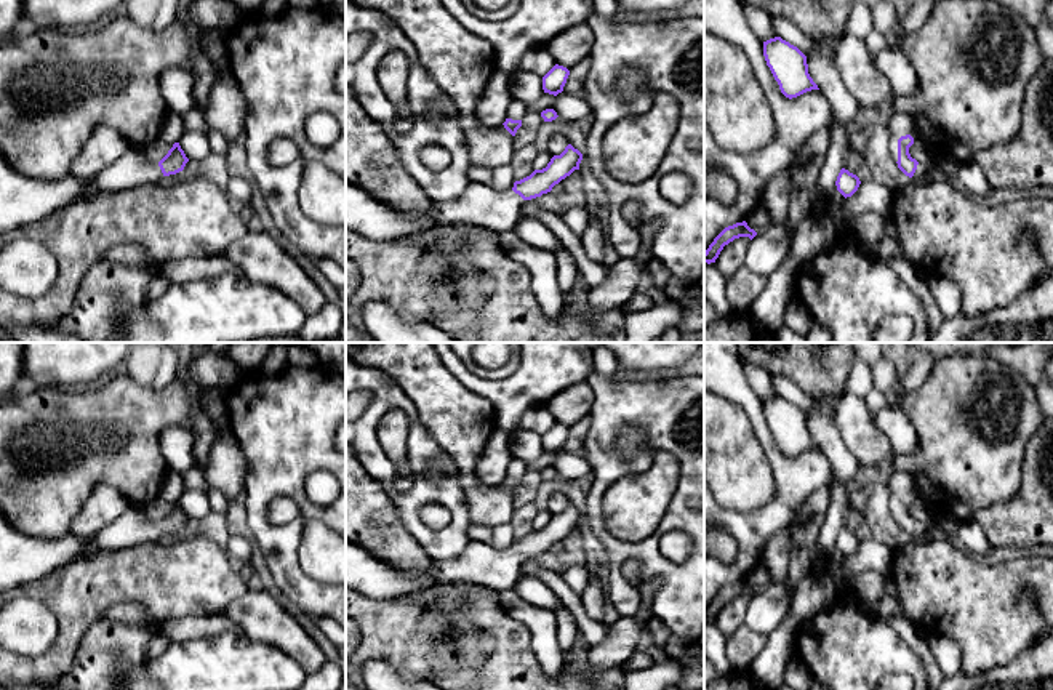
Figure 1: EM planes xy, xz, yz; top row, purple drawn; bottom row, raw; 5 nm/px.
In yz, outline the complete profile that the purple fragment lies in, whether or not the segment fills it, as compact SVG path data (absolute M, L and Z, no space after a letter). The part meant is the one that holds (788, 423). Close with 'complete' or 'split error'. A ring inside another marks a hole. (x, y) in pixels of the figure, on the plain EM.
M775 395L763 400L763 415L786 456L792 458L819 448L808 432L807 415L797 405Z | complete

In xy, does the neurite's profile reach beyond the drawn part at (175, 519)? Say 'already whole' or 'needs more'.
needs more

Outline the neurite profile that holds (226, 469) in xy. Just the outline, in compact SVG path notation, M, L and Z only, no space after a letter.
M216 431L203 474L208 487L219 490L227 503L245 490L246 459L232 431Z

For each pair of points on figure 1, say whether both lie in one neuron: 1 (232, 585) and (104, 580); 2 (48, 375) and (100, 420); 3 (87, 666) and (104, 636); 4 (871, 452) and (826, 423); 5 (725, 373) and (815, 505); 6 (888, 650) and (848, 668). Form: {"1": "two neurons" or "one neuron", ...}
{"1": "one neuron", "2": "two neurons", "3": "one neuron", "4": "two neurons", "5": "two neurons", "6": "one neuron"}

